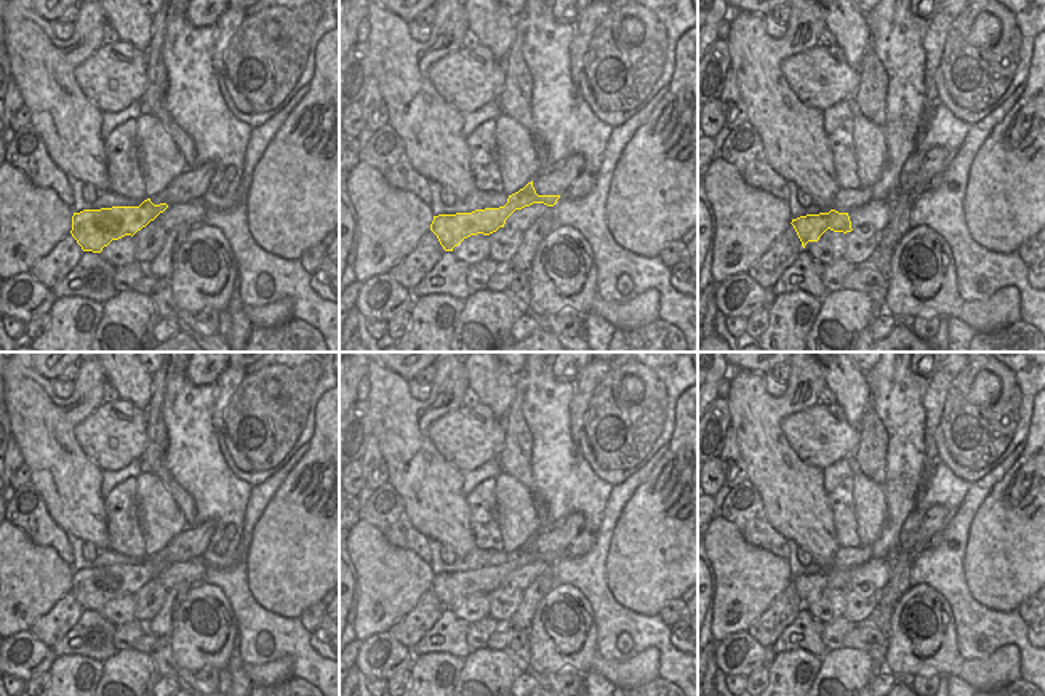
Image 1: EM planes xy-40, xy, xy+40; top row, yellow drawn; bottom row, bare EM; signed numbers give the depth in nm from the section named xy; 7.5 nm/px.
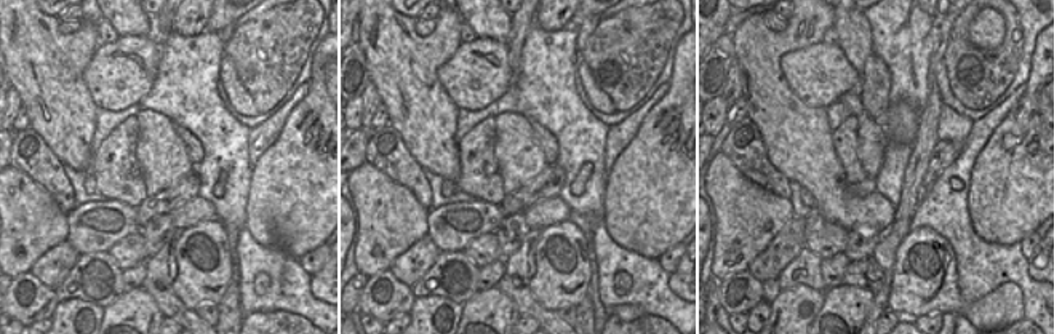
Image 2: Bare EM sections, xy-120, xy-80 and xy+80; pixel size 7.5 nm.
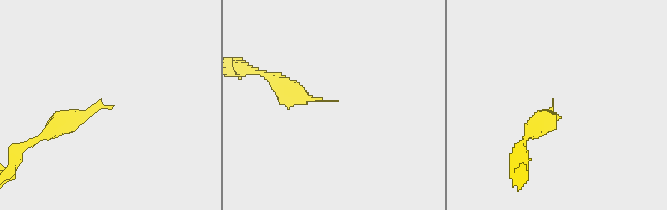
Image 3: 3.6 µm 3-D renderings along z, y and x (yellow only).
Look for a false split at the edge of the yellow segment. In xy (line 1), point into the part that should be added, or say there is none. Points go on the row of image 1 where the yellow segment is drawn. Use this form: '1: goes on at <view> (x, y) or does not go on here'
1: does not go on here

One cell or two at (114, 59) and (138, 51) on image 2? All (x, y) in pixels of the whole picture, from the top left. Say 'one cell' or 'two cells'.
one cell

